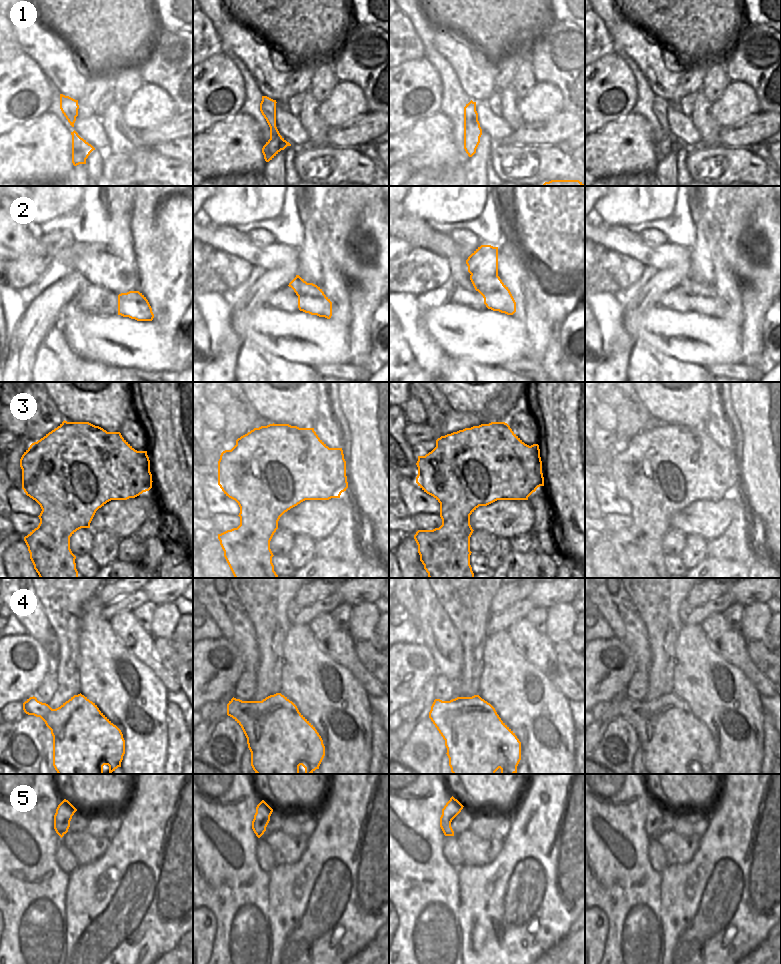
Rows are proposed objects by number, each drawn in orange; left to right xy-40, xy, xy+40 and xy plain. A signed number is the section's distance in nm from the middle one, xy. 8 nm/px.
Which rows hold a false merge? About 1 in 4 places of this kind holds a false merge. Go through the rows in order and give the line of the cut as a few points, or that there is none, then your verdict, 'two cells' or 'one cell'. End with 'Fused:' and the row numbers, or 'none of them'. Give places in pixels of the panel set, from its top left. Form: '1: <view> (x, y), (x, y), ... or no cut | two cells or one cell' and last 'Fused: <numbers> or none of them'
1: no cut | one cell
2: xy+40 (471, 274), (475, 276), (497, 275) | two cells
3: no cut | one cell
4: no cut | one cell
5: no cut | one cell
Fused: 2

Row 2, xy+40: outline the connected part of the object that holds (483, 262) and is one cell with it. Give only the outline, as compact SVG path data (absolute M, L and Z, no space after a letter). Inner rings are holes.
M481 245L466 260L468 272L475 277L498 275L498 247Z

